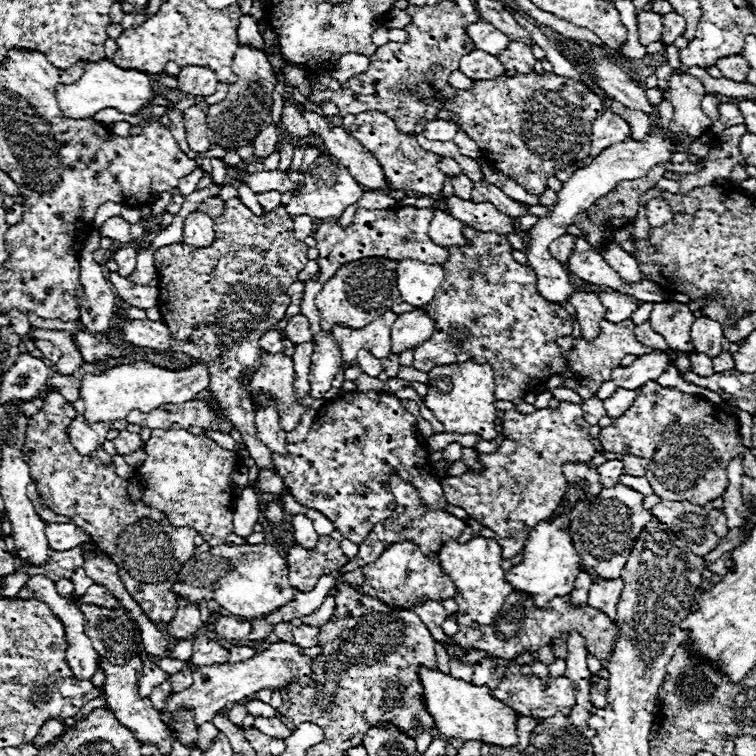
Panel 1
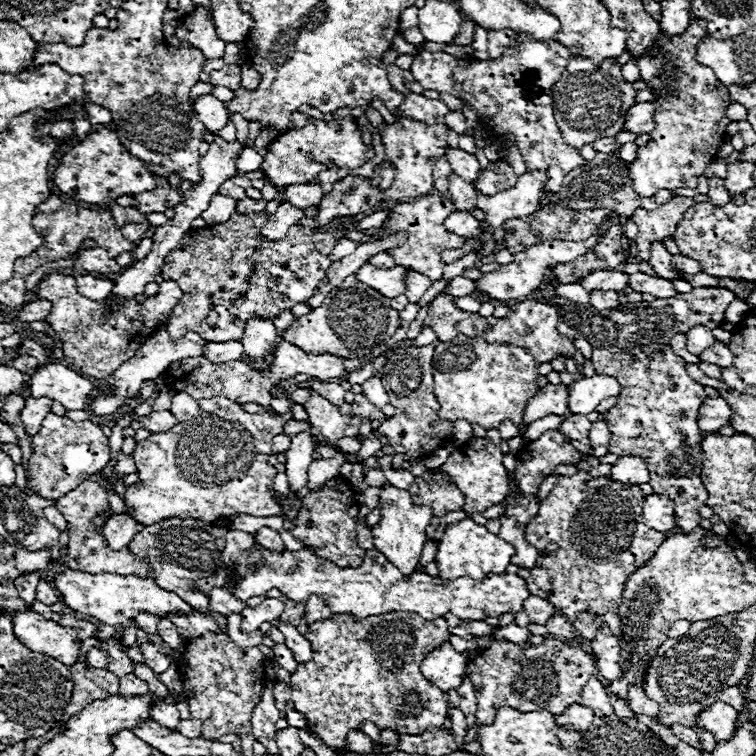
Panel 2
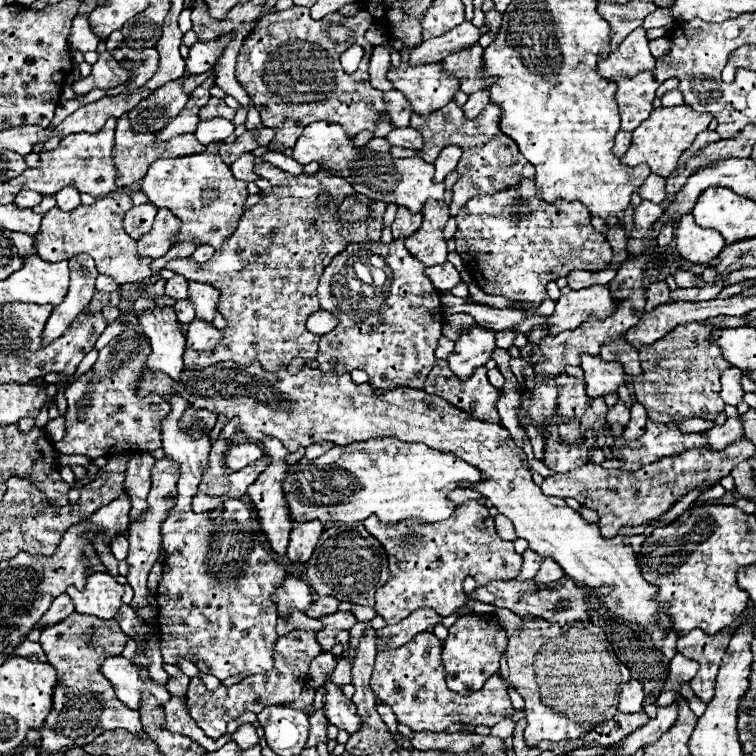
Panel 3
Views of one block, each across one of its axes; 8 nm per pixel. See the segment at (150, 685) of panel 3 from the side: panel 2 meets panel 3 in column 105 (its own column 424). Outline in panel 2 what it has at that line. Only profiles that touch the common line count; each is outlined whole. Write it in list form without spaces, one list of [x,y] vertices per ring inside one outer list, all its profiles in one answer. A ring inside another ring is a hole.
[[[446,640],[440,648],[432,650],[426,656],[420,670],[438,688],[448,692],[450,688],[458,688],[460,680],[464,680],[468,658],[470,658],[468,652],[456,652],[452,644]]]

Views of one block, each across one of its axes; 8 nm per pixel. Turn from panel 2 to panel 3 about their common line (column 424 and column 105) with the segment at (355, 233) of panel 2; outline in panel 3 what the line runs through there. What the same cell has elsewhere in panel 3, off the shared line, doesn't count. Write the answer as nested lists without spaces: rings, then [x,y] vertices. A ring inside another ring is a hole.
[[[110,192],[108,196],[98,198],[90,206],[82,206],[72,212],[62,212],[58,208],[52,208],[40,228],[40,236],[34,238],[34,246],[38,248],[38,256],[42,260],[68,260],[74,254],[86,252],[96,260],[96,268],[100,274],[110,276],[116,284],[130,284],[130,282],[142,282],[152,276],[150,272],[150,258],[144,258],[136,252],[136,240],[130,238],[124,228],[122,220],[124,214],[132,208],[132,198],[128,194]]]

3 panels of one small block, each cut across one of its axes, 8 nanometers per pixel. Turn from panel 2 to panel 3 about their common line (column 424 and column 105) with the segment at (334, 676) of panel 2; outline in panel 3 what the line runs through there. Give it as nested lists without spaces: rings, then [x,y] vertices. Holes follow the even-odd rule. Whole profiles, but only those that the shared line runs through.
[[[74,612],[66,620],[42,630],[40,642],[48,656],[48,664],[54,666],[58,672],[58,686],[54,690],[52,712],[48,714],[40,730],[42,734],[40,748],[56,752],[64,746],[84,746],[90,744],[96,736],[114,728],[124,728],[136,734],[144,732],[140,724],[140,714],[136,710],[126,708],[116,698],[114,688],[100,672],[100,664],[104,658],[118,656],[124,650],[124,646],[104,646],[104,644],[118,644],[116,640],[120,640],[120,628],[118,626],[110,628],[106,624],[116,624],[116,622],[102,622],[102,624],[98,622],[90,626],[86,620],[86,630],[84,630],[84,616]]]

